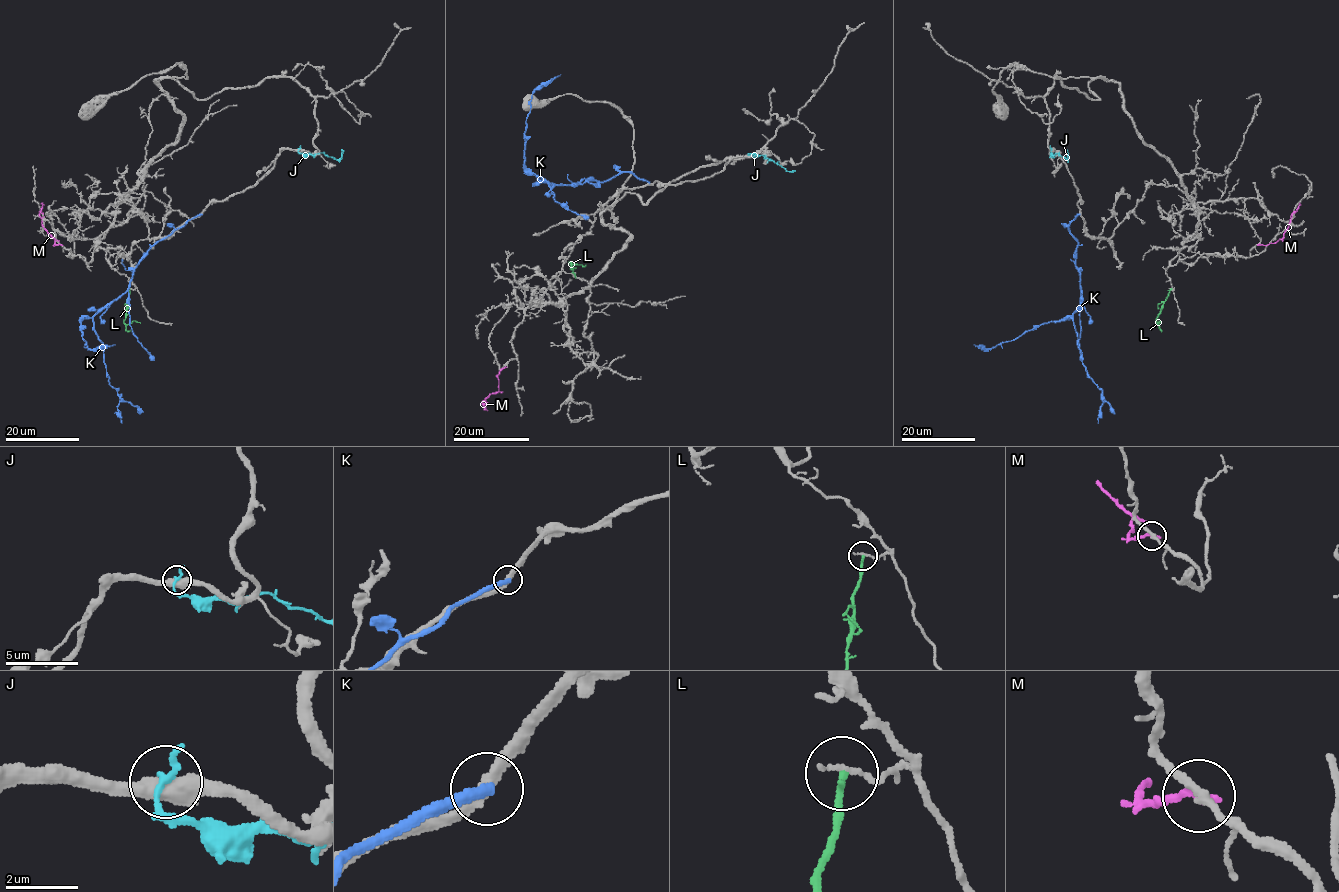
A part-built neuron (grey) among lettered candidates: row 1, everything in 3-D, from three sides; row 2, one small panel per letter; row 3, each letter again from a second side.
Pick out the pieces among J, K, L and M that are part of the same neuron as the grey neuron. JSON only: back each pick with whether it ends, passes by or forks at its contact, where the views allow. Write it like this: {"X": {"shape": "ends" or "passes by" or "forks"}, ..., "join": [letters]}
{"join": []}

